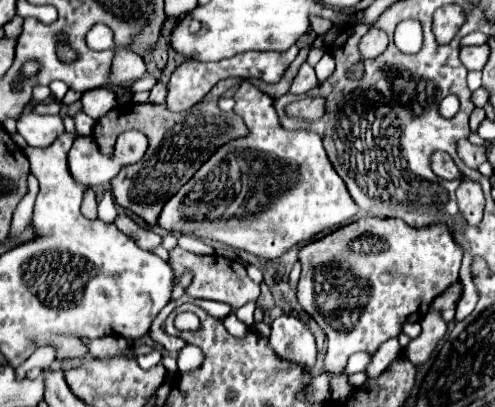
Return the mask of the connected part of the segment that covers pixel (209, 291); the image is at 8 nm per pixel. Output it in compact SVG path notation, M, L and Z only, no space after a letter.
M180 246L172 248L170 250L170 266L174 270L174 284L180 282L182 274L184 272L192 272L192 282L188 284L186 288L186 294L192 296L192 298L206 298L206 300L218 300L218 302L224 302L224 304L230 304L233 310L242 306L242 298L248 296L248 302L250 300L256 300L260 296L260 286L250 286L250 278L246 274L246 266L240 264L238 260L228 260L224 256L200 256L200 254L194 254L194 252L188 252Z

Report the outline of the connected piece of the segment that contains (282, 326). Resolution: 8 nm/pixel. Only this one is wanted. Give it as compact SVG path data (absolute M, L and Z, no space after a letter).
M282 316L272 322L270 344L280 360L292 360L308 370L316 364L316 342L312 332L294 316Z

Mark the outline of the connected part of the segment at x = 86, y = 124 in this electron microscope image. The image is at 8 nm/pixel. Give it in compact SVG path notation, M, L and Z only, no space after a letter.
M82 110L77 112L73 116L75 122L76 130L81 136L89 136L92 134L92 130L96 121L94 121L90 116L85 114Z

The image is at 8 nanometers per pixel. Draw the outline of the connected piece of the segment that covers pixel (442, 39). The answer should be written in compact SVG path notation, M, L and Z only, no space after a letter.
M448 4L434 12L434 34L440 44L448 44L466 22L466 10L460 4Z

